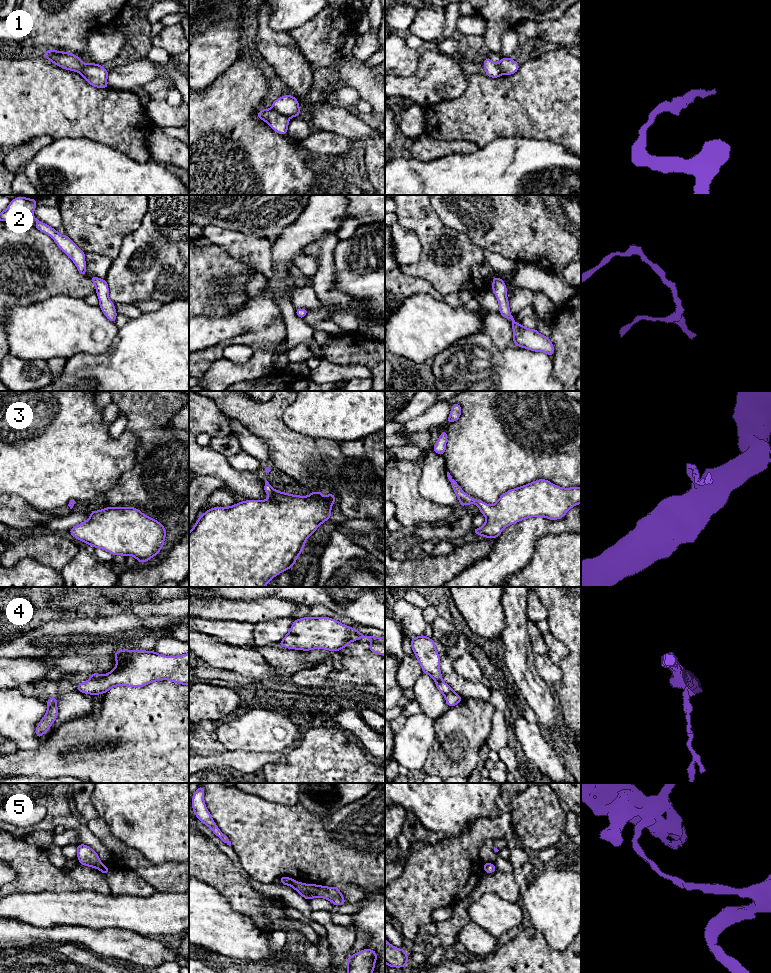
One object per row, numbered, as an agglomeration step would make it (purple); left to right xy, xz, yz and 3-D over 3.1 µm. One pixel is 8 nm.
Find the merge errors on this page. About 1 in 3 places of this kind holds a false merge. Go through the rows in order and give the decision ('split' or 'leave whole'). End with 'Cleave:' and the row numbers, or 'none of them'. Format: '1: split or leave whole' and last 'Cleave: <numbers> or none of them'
1: split
2: leave whole
3: leave whole
4: leave whole
5: split
Cleave: 1, 5

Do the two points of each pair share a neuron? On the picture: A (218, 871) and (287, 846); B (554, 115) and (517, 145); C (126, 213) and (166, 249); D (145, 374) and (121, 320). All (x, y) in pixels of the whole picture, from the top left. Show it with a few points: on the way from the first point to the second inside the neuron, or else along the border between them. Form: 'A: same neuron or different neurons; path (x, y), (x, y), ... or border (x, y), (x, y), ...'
A: different neurons; border (239, 861), (242, 868), (249, 875)
B: different neurons; border (500, 138), (524, 137), (547, 140)
C: different neurons; border (147, 205), (141, 224), (123, 241)
D: different neurons; border (130, 319), (119, 329)

